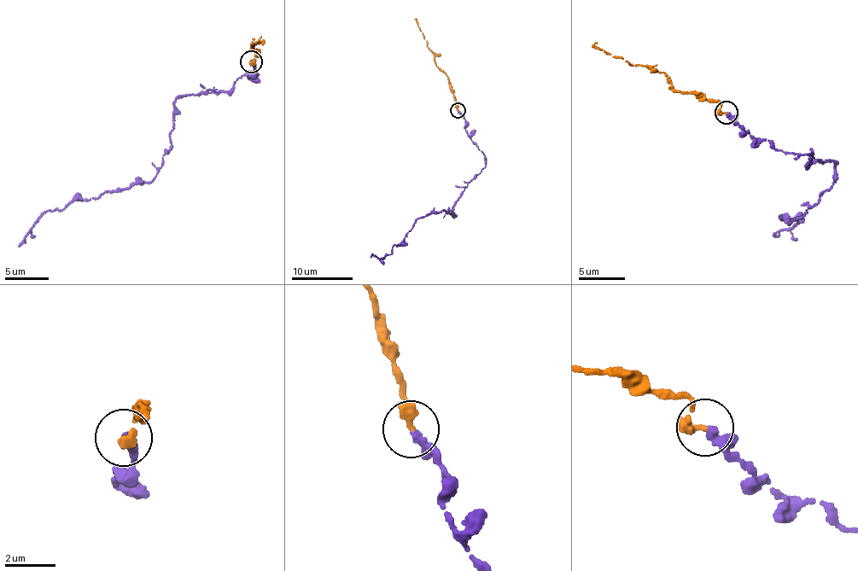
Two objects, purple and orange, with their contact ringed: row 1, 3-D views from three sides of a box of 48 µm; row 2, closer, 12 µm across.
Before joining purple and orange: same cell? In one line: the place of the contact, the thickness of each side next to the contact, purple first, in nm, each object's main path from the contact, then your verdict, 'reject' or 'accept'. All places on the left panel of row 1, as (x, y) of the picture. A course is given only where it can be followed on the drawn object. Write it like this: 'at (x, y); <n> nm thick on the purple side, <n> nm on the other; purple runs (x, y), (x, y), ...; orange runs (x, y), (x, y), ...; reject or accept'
at (251, 61); 380 nm thick on the purple side, 300 nm on the other; purple runs (250, 61), (253, 78), (253, 71), (231, 89), (176, 100), (170, 145), (152, 181), (47, 210), (18, 247); orange runs (250, 61), (254, 61), (257, 51), (259, 55), (254, 43), (251, 49), (253, 39); accept

